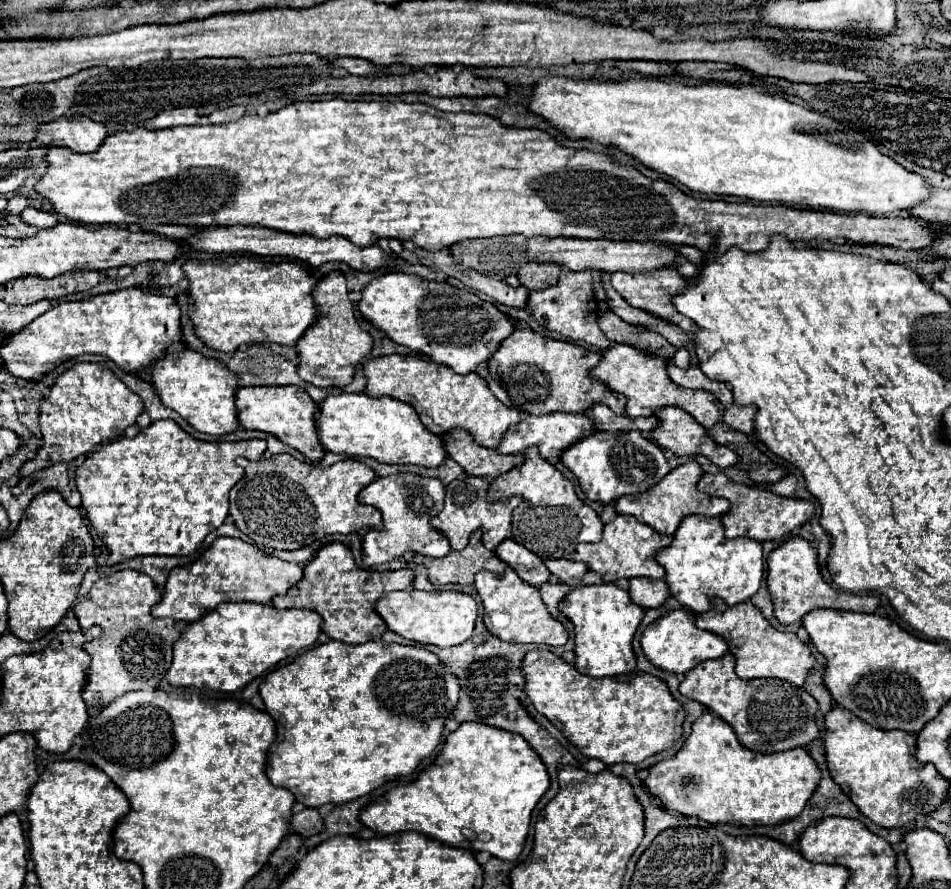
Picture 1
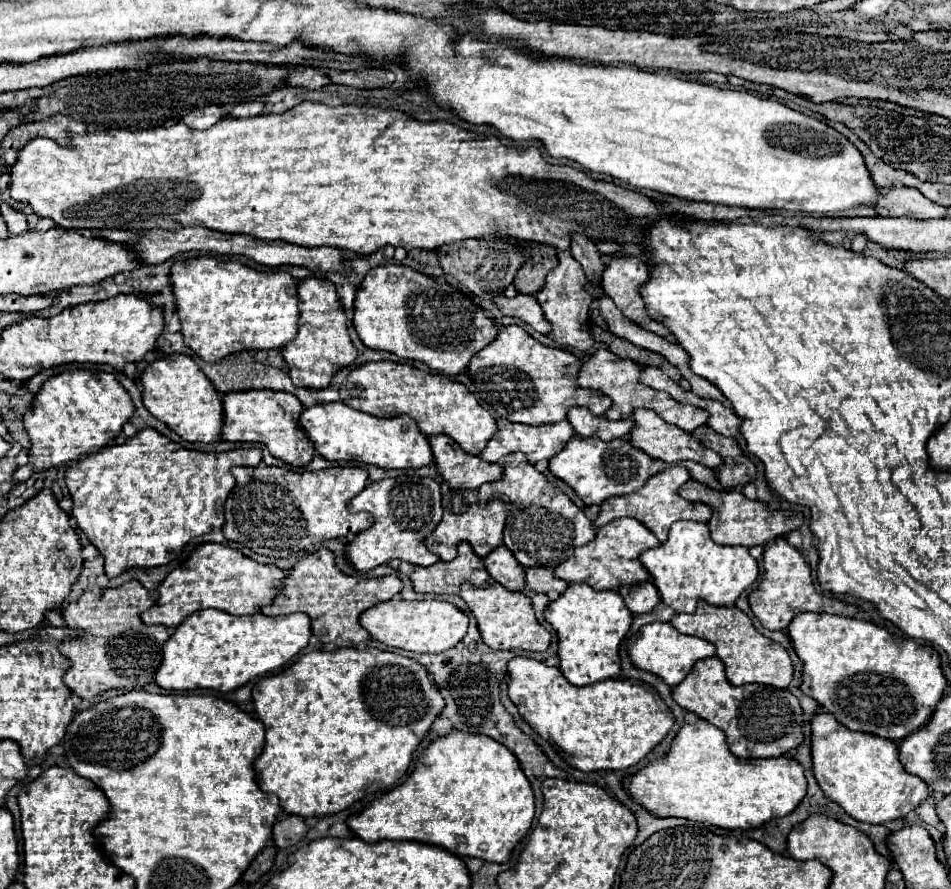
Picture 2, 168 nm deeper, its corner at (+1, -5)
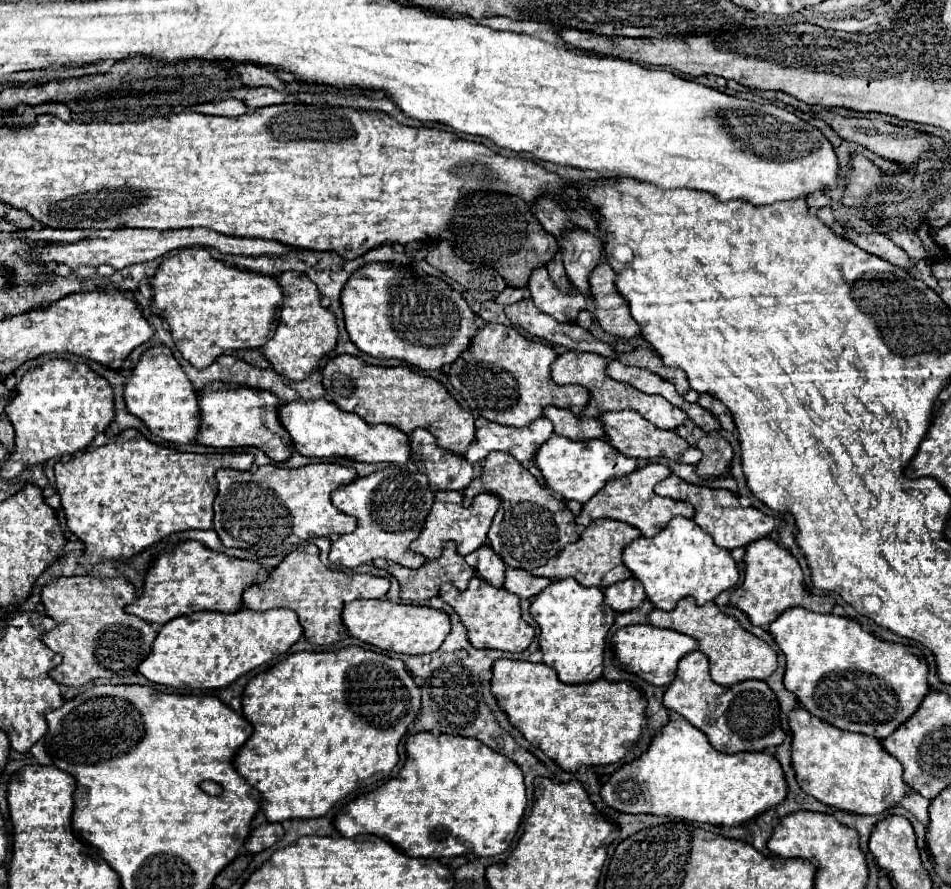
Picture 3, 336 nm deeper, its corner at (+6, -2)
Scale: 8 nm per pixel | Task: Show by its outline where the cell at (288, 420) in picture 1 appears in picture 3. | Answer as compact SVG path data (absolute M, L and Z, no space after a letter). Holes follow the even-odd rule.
M211 383L199 391L199 407L201 407L201 431L197 437L199 445L209 447L257 447L273 461L287 461L295 447L291 439L271 433L267 427L267 415L277 413L281 407L281 399L271 391L251 389L251 387L233 387L227 383Z

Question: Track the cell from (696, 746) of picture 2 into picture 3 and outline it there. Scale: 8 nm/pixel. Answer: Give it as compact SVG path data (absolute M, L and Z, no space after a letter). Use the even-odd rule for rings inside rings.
M677 717L657 733L649 749L639 759L623 765L607 779L607 783L601 787L601 797L609 807L623 813L651 813L651 815L679 817L685 821L711 823L711 825L741 825L765 813L767 809L779 805L787 797L787 783L785 783L785 773L773 755L719 753L709 743L705 733L693 727L687 719Z

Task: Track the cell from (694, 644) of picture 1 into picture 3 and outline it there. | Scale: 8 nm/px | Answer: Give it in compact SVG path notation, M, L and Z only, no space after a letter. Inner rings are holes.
M651 623L623 627L623 629L619 629L613 635L611 641L615 645L619 667L623 671L637 673L639 677L643 677L651 685L659 685L659 687L667 687L675 679L675 675L677 675L679 661L685 655L689 655L689 653L699 649L697 639L693 639L689 635L683 635L683 633L677 633L673 629L659 629L659 627L651 625Z

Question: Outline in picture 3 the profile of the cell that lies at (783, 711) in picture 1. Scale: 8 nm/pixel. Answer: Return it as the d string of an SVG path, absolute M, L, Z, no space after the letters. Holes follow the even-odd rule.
M693 651L679 661L677 677L667 687L663 705L701 729L709 737L711 745L721 753L763 751L785 741L775 691L765 681L741 681L731 687L717 685L709 673L709 659L701 651Z

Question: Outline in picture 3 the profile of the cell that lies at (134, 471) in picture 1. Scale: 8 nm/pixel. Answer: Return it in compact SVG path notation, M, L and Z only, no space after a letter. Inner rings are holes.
M125 429L107 445L73 455L67 463L55 463L57 493L65 509L67 527L85 543L83 567L91 571L101 561L131 559L147 547L177 531L211 529L213 501L217 495L217 467L251 467L251 453L183 453L147 441L137 429Z

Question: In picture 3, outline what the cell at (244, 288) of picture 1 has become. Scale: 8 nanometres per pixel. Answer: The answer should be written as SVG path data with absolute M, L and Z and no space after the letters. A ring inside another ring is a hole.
M181 249L177 255L163 259L159 265L153 281L155 289L153 305L157 307L159 315L169 321L171 335L183 357L193 363L197 369L209 367L223 351L227 349L249 349L249 347L263 347L267 339L275 335L277 329L277 313L283 307L283 289L275 277L243 271L237 267L229 267L209 255L207 249Z

